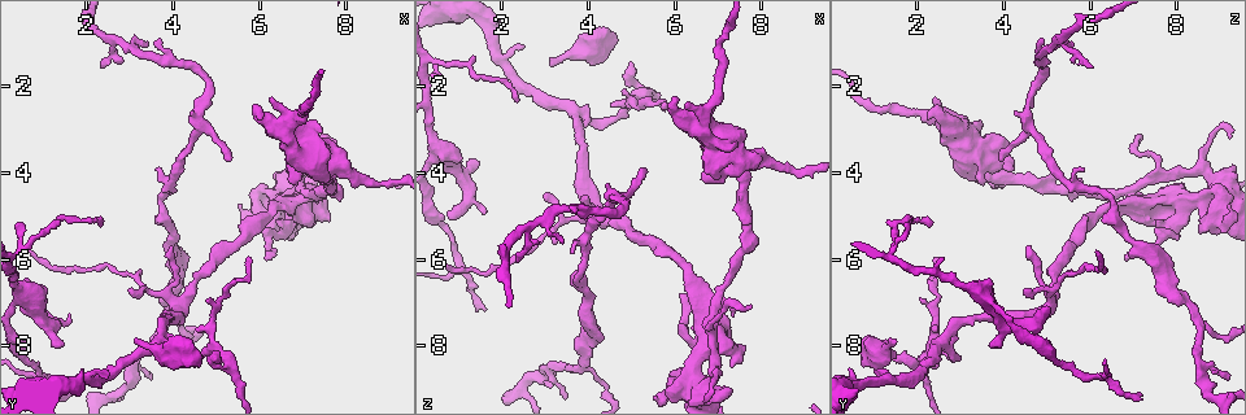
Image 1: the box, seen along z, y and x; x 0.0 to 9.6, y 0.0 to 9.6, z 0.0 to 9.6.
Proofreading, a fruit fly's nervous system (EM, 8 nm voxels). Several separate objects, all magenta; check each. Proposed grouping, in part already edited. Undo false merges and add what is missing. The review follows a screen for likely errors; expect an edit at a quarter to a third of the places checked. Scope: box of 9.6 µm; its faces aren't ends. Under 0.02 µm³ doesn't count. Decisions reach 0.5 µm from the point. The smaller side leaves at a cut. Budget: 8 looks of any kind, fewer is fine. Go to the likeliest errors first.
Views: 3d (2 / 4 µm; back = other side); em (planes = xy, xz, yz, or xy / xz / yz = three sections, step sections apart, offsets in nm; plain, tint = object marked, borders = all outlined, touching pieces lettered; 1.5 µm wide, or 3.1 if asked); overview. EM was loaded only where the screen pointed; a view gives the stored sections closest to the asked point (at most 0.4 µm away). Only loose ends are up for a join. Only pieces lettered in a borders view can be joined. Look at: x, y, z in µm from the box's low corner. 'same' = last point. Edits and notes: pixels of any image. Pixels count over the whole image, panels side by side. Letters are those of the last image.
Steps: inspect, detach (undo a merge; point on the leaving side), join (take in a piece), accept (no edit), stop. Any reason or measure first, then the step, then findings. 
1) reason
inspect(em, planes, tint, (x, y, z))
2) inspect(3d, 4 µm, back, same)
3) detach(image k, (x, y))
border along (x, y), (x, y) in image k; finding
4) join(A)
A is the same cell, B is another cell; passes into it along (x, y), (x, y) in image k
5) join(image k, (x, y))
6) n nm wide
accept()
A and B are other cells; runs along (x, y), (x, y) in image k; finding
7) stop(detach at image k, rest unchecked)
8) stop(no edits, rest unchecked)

an open end
inspect(3d, 4 µm, (3.05, 7.90, 1.35))

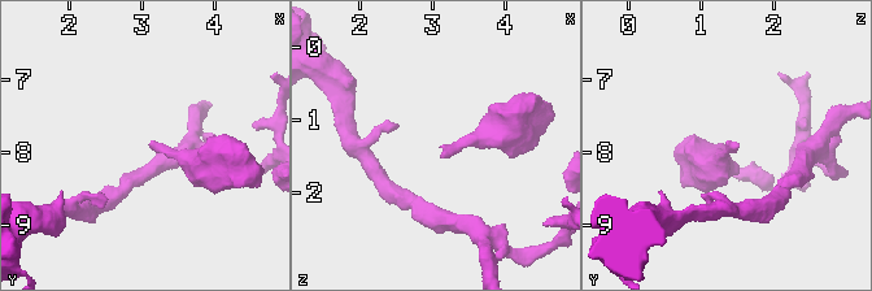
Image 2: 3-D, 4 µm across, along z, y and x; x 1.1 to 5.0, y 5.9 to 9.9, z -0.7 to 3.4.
inspect(em, planes, plain, (3.10, 7.95, 1.40))

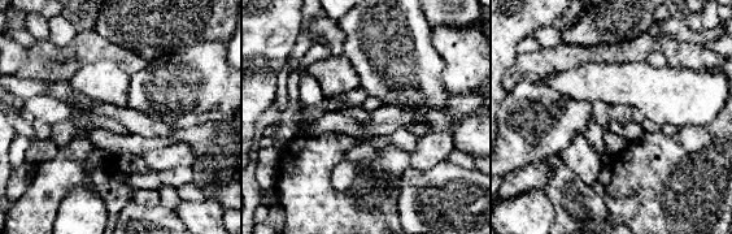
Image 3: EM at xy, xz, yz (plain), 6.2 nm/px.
inspect(em, planes, borders, same)

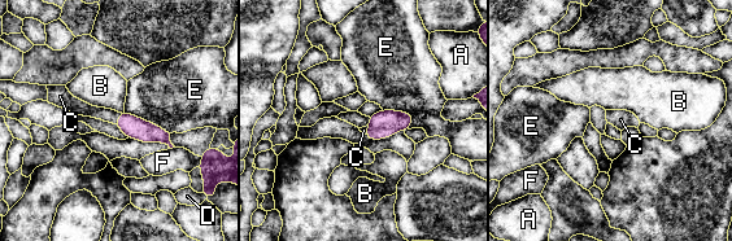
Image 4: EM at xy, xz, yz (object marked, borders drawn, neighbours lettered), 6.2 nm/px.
E touches over 320 nm
join(C)
C is the same cell, A, B, D, E and F are other cells; passes into it along (134, 127), (118, 118), (79, 108) in image 4; the neuron continues

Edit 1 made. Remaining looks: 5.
inspect(overview)

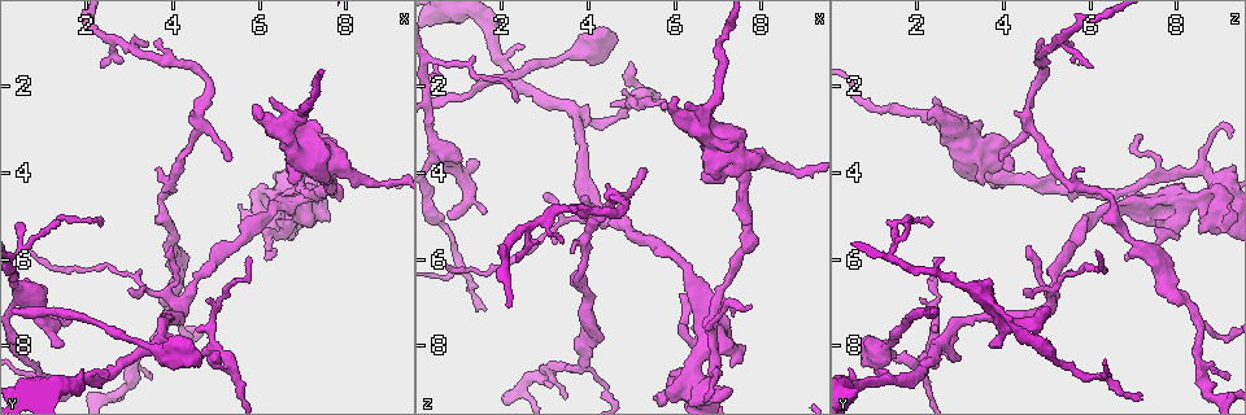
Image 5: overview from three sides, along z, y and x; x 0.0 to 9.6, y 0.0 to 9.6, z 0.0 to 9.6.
an open end
inspect(3d, 2 µm, back, (3.65, 0.95, 4.90))

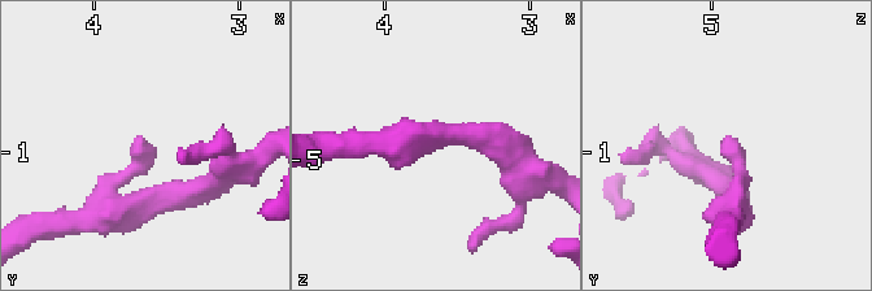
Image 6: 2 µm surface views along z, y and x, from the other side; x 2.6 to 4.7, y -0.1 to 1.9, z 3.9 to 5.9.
inspect(em, yz, step 4, borders, (3.72, 0.88, 4.86))

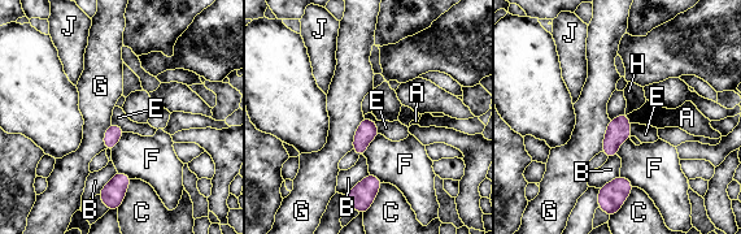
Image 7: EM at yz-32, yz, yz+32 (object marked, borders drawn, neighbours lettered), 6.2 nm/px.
100 nm wide
accept()
A, B, C, E, F, G, H and J are other cells; border along (626, 115), (631, 122) in image 7; no lettered piece goes on from it

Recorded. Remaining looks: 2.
stop(join at image 4, rest unchecked)

